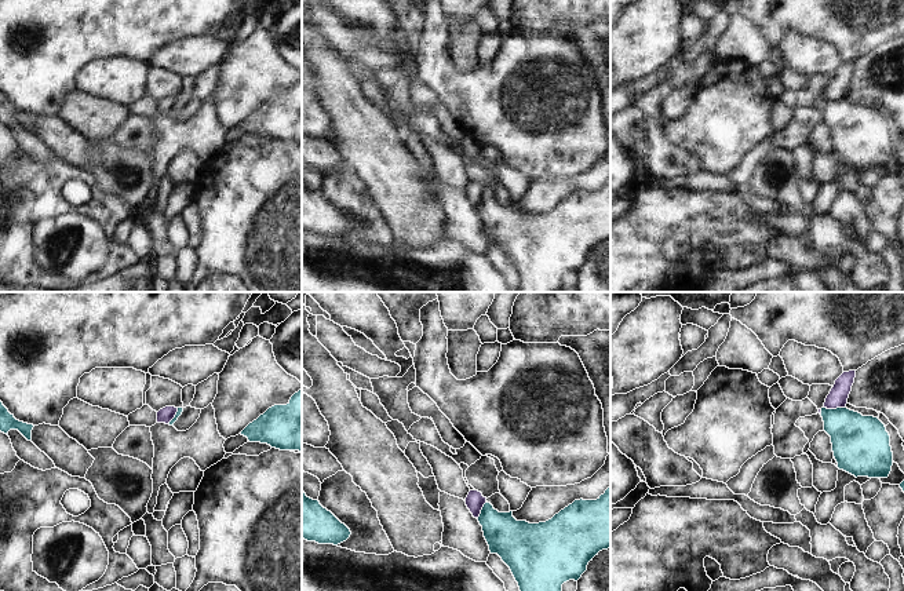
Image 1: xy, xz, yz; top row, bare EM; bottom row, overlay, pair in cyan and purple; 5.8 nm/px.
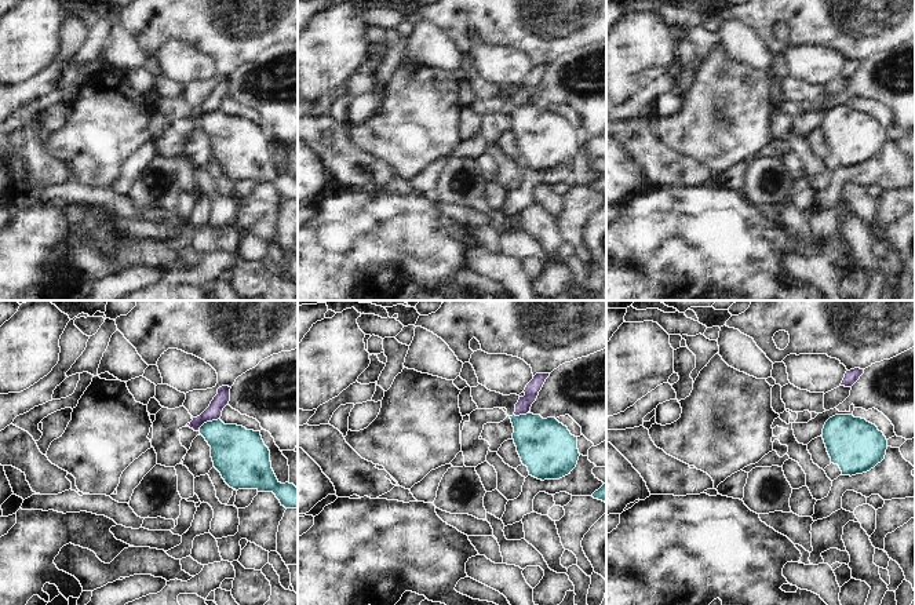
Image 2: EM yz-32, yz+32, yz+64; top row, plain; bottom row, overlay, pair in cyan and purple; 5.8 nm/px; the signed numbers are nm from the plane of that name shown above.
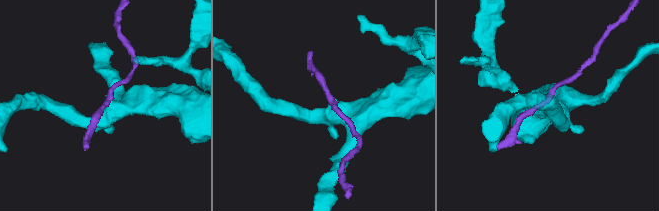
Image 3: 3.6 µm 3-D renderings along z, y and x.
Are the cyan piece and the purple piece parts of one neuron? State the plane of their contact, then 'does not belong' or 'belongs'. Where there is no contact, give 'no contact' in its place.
yz | does not belong

